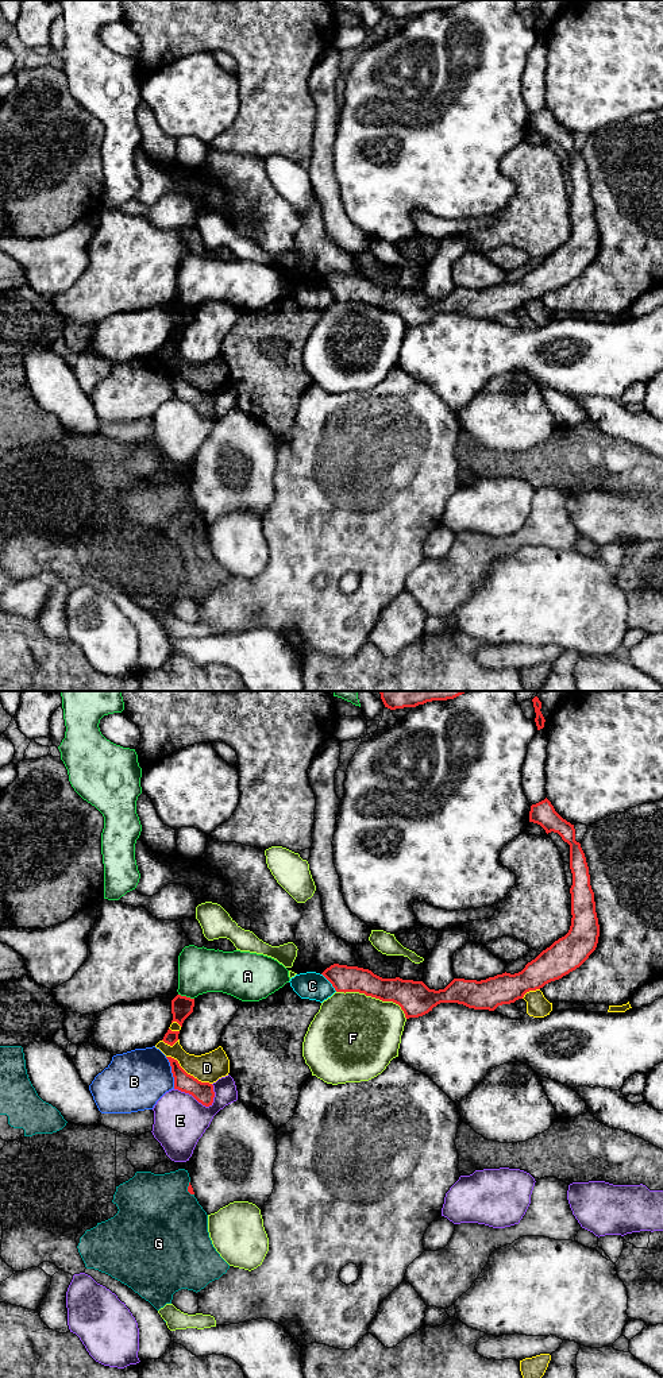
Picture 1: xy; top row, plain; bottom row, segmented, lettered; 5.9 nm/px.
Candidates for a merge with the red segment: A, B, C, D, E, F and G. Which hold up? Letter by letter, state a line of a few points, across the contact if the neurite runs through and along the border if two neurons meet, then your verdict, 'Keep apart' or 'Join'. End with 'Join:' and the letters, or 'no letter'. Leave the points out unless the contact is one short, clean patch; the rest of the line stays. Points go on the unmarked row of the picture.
A: Keep apart
B: Keep apart
C: Keep apart
D: Keep apart
E: Keep apart
F: Keep apart
G: Line: xy (189, 490), (188, 500), (193, 504). Keep apart
Join: no letter

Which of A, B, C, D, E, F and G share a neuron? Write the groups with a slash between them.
A / B / C / D / E / F / G

